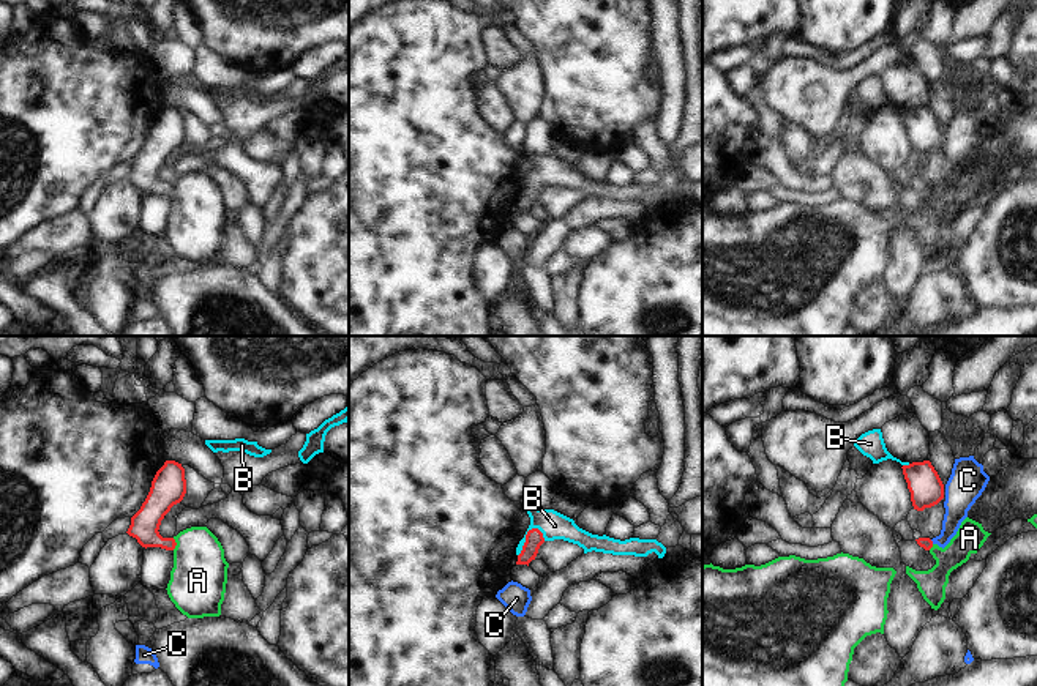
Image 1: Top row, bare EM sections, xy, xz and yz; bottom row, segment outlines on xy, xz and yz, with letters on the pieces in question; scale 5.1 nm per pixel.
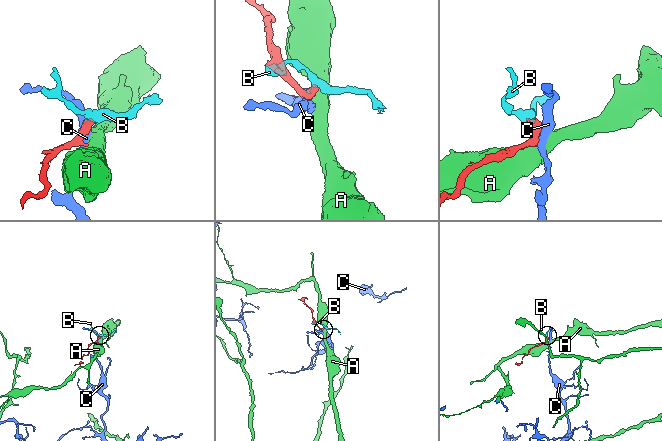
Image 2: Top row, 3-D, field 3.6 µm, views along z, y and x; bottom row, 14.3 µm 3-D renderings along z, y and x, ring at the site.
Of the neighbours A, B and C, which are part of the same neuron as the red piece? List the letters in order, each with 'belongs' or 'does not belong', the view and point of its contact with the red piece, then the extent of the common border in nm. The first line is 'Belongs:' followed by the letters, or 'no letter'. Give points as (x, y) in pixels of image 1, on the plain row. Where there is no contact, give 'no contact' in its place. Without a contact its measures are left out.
Belongs: B
A: does not belong; contact xy (175, 191); length 60 nm
B: belongs; contact xz (526, 186); length 180 nm
C: does not belong; contact yz (932, 188); length 30 nm

